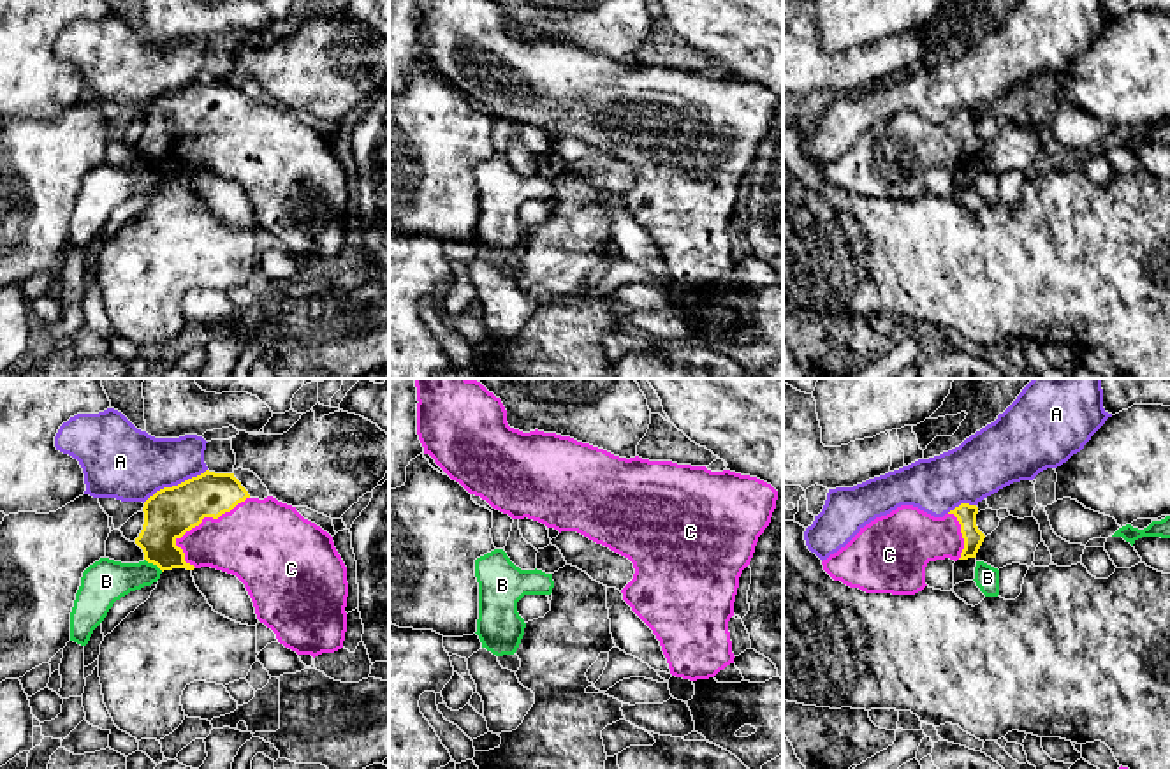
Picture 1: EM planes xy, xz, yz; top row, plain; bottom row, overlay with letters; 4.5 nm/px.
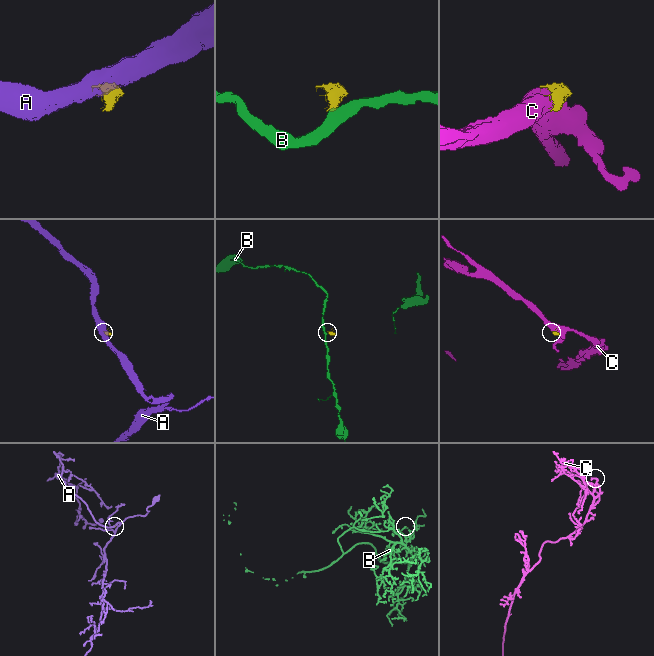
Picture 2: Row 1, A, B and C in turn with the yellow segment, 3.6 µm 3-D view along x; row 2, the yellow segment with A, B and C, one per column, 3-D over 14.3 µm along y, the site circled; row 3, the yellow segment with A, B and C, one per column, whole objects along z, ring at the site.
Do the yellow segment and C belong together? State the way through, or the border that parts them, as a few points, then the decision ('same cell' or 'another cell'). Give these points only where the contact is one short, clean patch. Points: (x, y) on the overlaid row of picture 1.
same cell

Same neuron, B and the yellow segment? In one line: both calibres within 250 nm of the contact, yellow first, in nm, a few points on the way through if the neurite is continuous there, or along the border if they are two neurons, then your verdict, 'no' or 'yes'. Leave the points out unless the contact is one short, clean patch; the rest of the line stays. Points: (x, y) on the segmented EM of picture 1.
calibres 220 and 200 nm; border xy (145, 558), (162, 571); no

